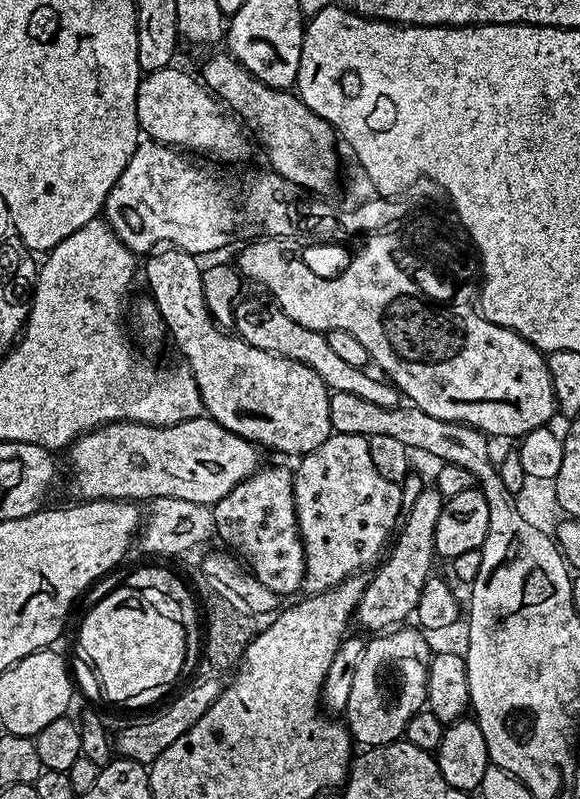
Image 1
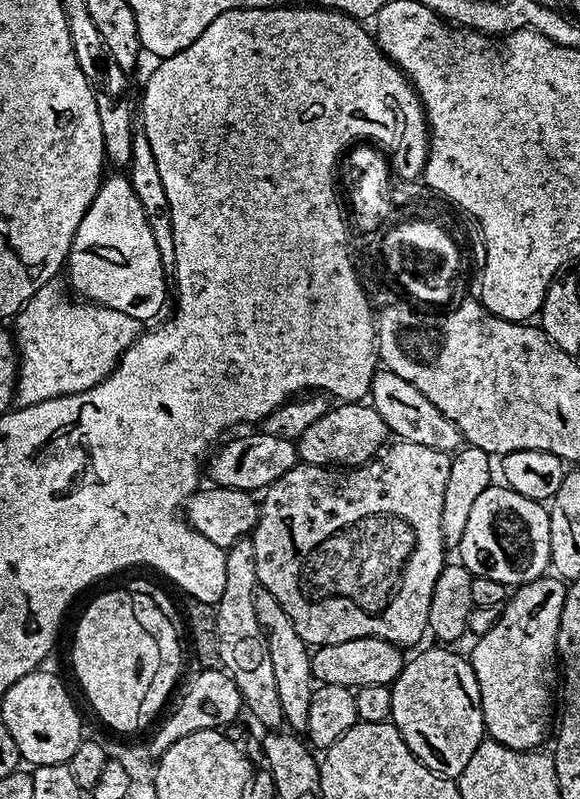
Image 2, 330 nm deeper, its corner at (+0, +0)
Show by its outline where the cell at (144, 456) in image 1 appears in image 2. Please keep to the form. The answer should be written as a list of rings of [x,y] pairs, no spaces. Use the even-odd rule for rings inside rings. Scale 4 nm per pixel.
[[[340,402],[337,405],[337,408],[336,405],[329,407],[328,412],[300,436],[298,456],[303,463],[354,468],[368,463],[385,447],[390,433],[386,422],[382,422],[382,414],[378,414],[371,403]]]

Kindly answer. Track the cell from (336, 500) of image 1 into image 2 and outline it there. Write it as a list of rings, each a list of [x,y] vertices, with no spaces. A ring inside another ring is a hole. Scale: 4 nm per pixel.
[[[396,440],[389,443],[379,454],[366,464],[341,470],[336,466],[323,464],[305,464],[298,462],[278,482],[274,482],[263,493],[259,501],[260,517],[256,529],[252,531],[251,540],[254,546],[256,570],[259,587],[265,588],[286,610],[294,622],[298,634],[309,646],[350,642],[350,638],[378,638],[391,644],[407,646],[416,644],[428,632],[428,615],[430,598],[434,594],[434,582],[444,569],[446,545],[442,534],[442,497],[446,495],[446,478],[450,478],[452,456],[442,450],[430,450],[430,446],[418,446],[414,442]]]

